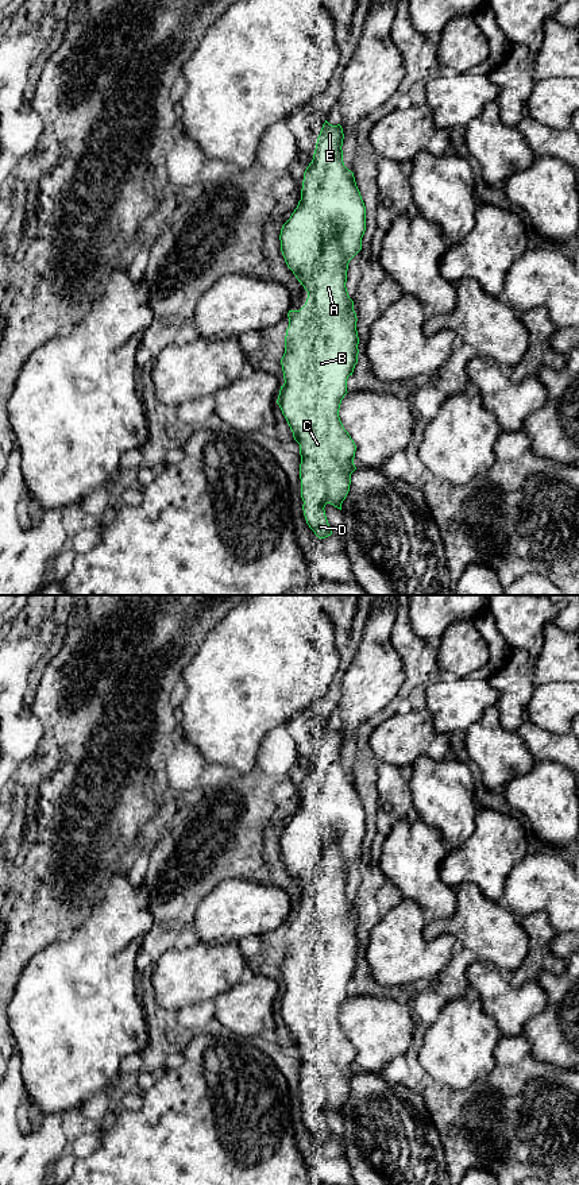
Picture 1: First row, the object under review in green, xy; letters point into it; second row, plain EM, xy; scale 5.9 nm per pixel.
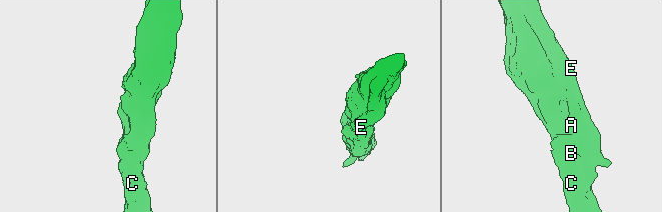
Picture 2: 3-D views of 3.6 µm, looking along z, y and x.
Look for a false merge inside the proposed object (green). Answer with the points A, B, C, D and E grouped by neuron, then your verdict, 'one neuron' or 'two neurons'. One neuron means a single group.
groups A B C D / E; two neurons

